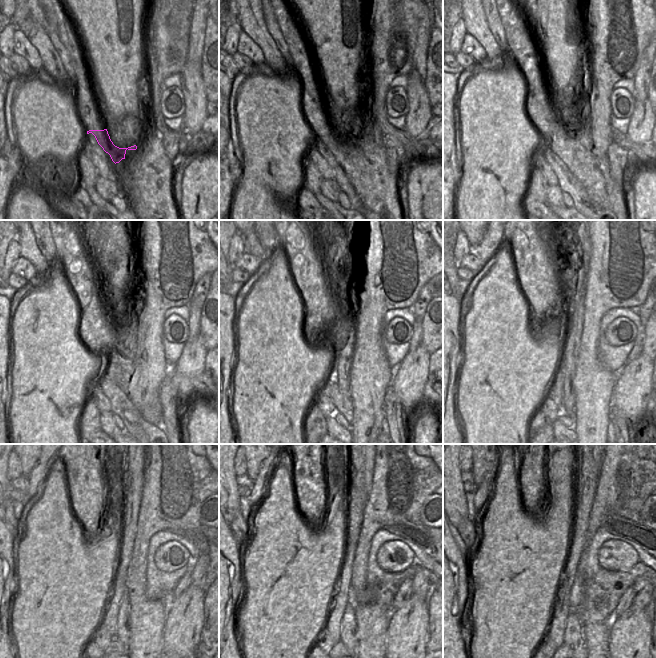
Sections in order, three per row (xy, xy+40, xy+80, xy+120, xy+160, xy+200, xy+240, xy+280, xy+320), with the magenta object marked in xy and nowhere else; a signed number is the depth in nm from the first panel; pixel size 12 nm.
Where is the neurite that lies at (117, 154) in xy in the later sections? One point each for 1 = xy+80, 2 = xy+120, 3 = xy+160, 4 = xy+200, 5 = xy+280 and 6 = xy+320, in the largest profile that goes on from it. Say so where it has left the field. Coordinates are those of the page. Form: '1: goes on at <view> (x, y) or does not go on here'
1: goes on at xy+80 (563, 140)
2: goes on at xy+120 (122, 356)
3: goes on at xy+160 (344, 335)
4: goes on at xy+200 (567, 367)
5: goes on at xy+280 (348, 635)
6: goes on at xy+320 (573, 638)

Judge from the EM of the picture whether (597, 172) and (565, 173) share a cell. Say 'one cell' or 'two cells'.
two cells

